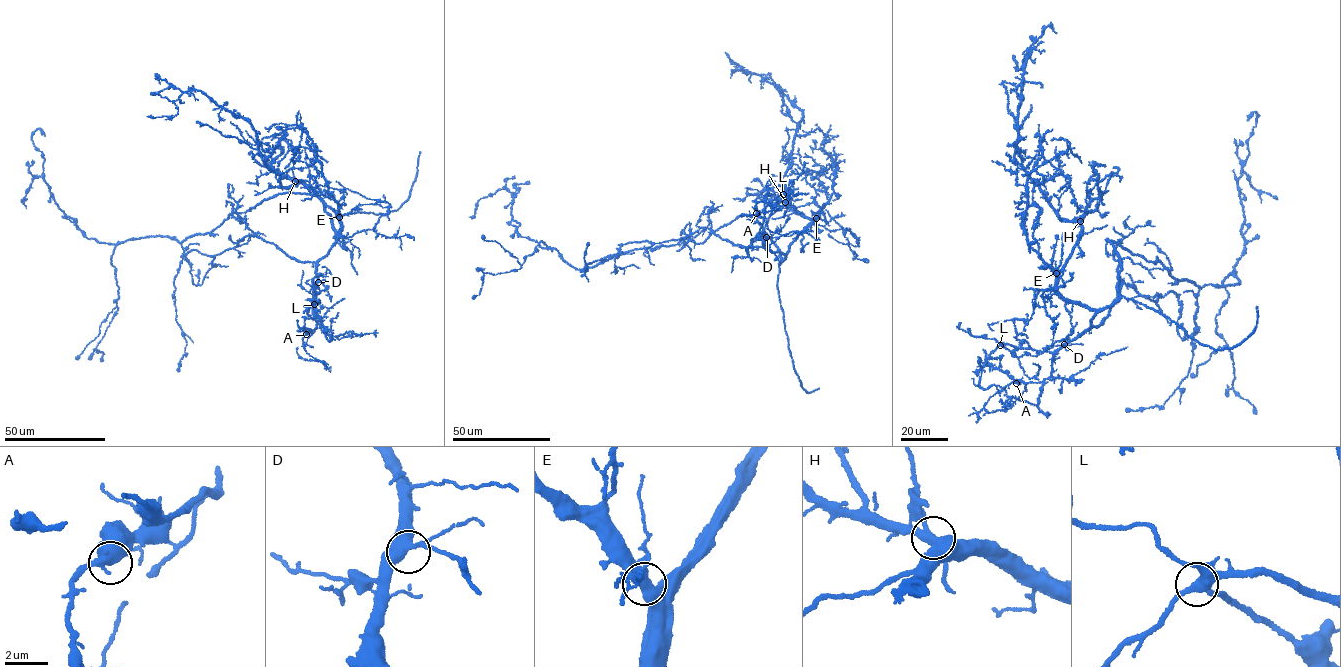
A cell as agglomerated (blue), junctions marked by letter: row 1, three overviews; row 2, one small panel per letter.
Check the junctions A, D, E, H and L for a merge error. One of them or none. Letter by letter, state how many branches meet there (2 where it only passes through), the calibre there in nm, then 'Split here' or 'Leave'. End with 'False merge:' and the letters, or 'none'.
A: Branches: 4. Thickness 420 nm. Leave
D: Branches: 4. Thickness 440 nm. Leave
E: Branches: 4. Thickness 440 nm. Leave
H: Branches: 4. Thickness 380 nm. Split here
L: Branches: 4. Thickness 360 nm. Leave
False merge: H

